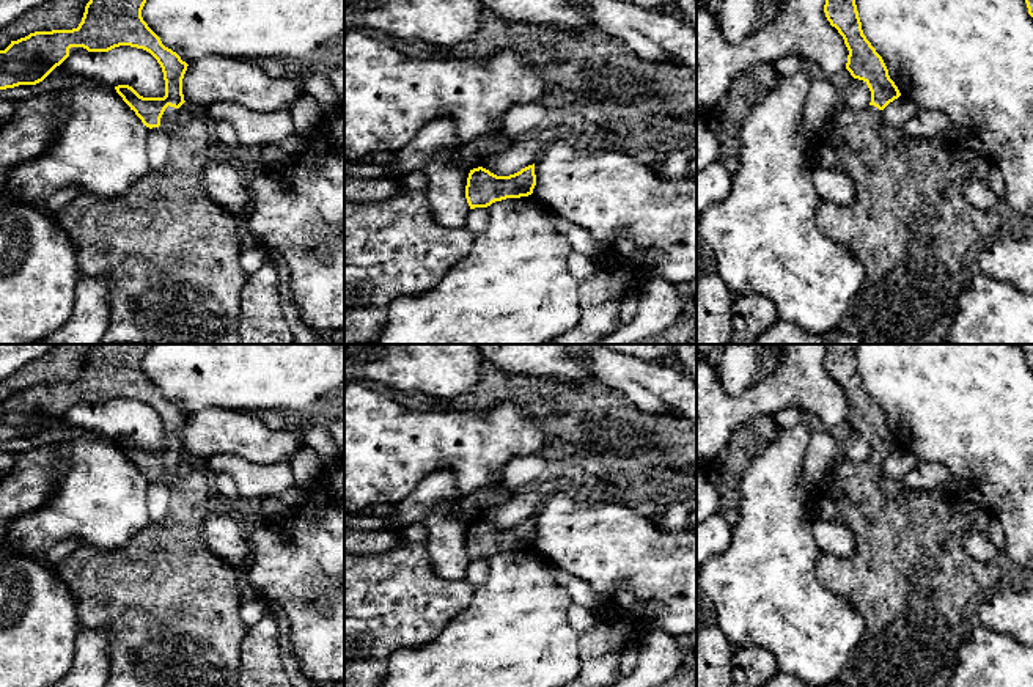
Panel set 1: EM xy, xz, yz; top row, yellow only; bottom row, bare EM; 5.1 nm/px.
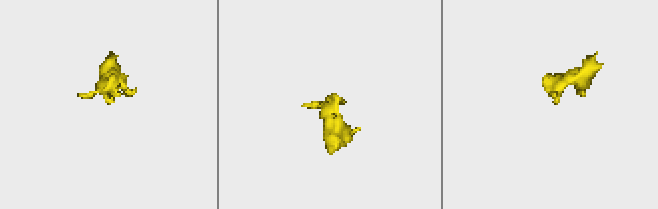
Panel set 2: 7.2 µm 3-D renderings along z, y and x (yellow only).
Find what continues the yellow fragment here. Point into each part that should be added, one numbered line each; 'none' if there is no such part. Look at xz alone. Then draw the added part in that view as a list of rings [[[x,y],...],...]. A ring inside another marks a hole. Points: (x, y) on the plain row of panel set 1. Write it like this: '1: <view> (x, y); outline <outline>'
none

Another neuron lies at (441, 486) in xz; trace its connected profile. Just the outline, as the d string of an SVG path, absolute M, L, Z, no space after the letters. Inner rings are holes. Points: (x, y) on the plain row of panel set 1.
M434 472L425 476L409 497L396 503L393 512L385 517L392 524L385 530L421 524L436 505L458 498L458 495L456 476L450 472Z

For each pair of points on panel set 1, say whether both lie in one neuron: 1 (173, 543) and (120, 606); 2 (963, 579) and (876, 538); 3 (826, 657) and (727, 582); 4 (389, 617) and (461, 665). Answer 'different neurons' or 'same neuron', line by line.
1: same neuron
2: same neuron
3: same neuron
4: different neurons

